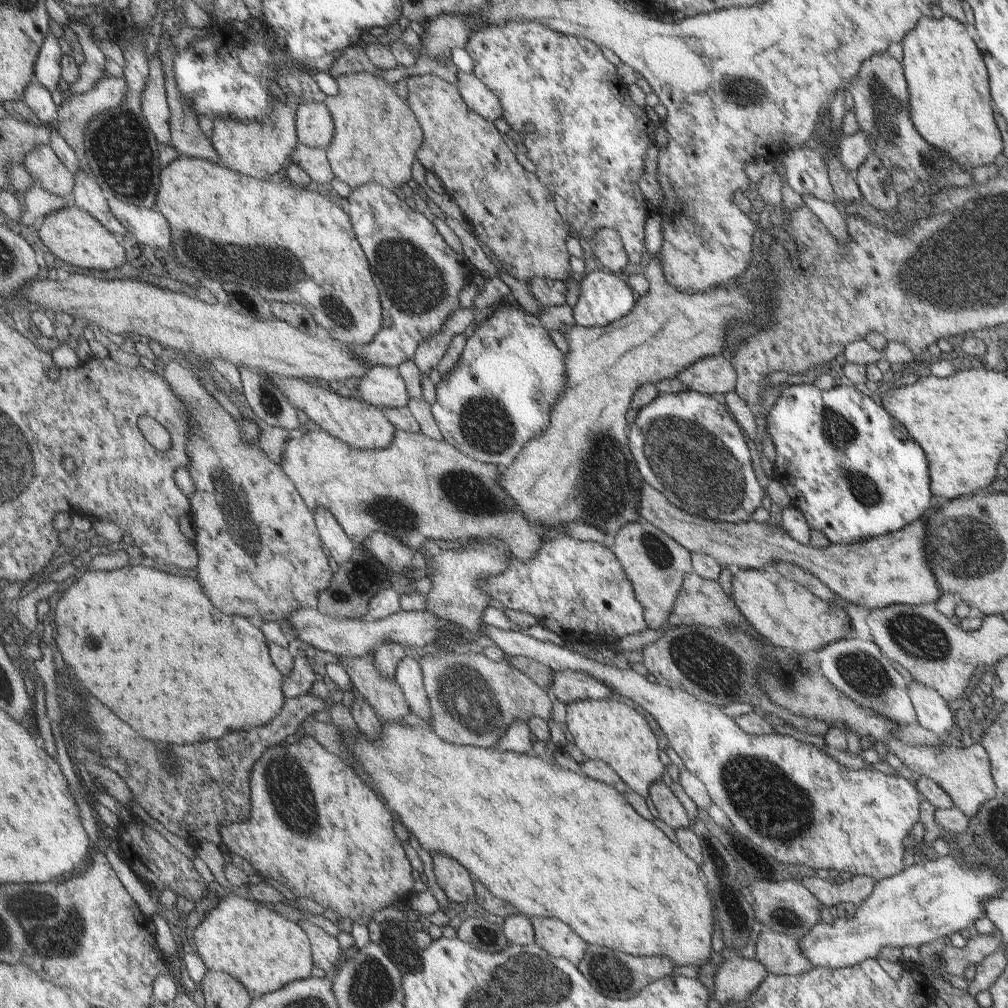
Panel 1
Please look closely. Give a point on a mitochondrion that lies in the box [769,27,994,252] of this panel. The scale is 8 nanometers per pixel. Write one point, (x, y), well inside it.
(883, 104)

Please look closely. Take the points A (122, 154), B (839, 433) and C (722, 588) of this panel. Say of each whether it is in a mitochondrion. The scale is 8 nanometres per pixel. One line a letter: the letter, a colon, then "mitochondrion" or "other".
A: mitochondrion
B: mitochondrion
C: other

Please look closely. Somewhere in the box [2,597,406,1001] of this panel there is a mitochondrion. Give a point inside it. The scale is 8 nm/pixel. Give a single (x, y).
(55, 926)

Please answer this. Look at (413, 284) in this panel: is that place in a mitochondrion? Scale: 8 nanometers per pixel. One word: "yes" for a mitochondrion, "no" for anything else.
yes

